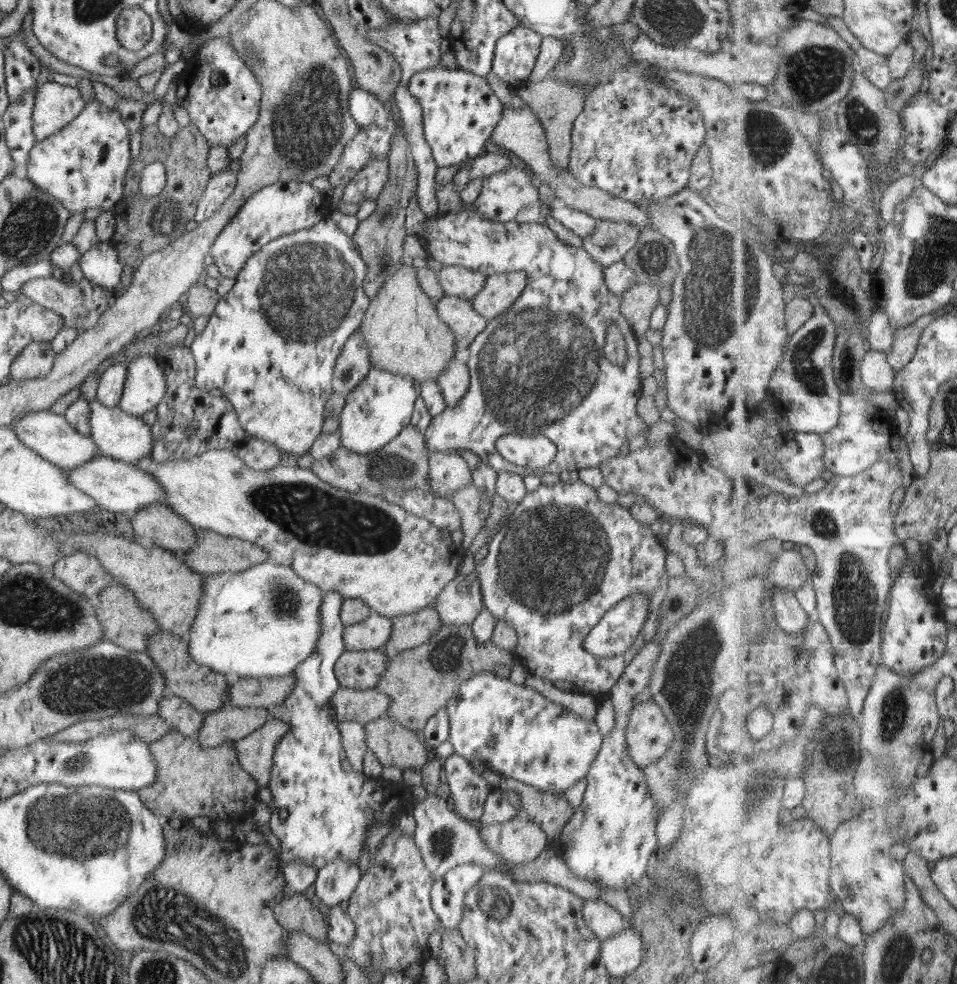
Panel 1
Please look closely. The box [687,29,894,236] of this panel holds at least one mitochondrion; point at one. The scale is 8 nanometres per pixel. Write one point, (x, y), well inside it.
(812, 74)

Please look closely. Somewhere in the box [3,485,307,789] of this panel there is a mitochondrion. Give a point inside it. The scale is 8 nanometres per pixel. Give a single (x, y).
(95, 684)

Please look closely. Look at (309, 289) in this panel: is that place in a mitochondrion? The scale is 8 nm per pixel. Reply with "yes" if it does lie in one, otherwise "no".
yes

